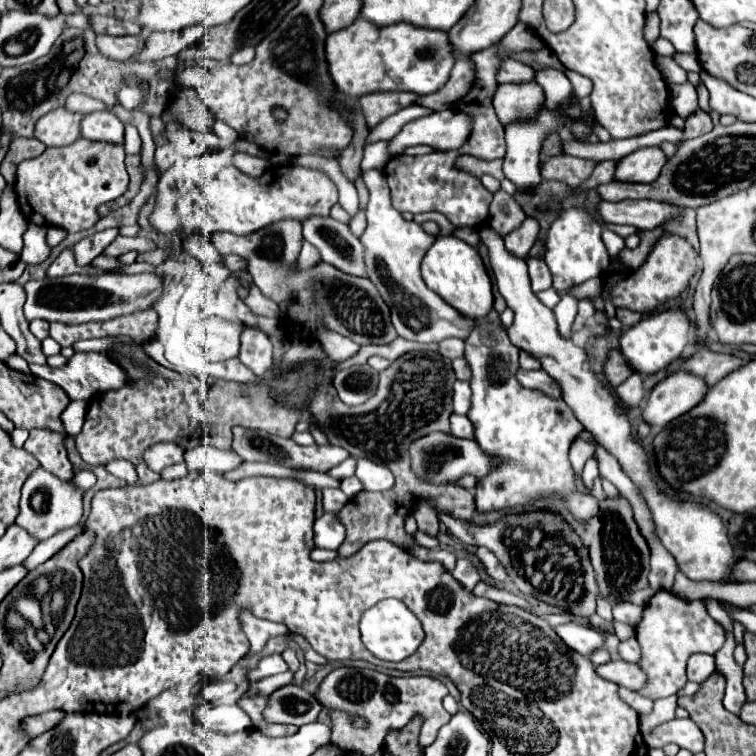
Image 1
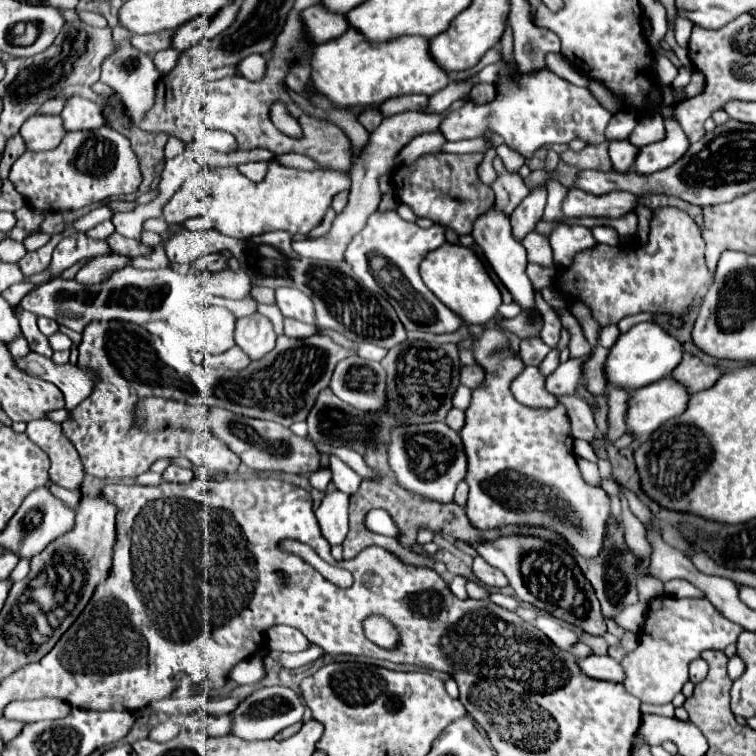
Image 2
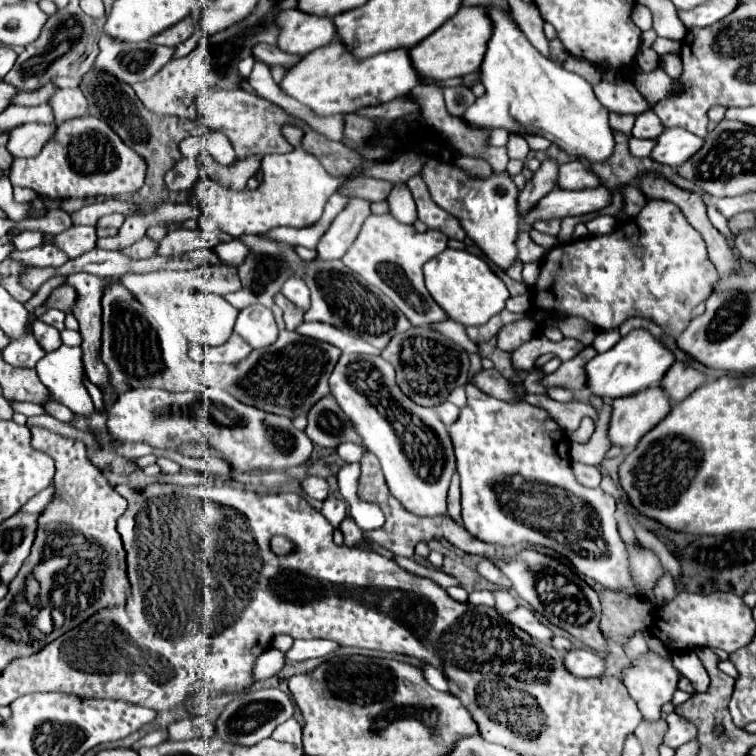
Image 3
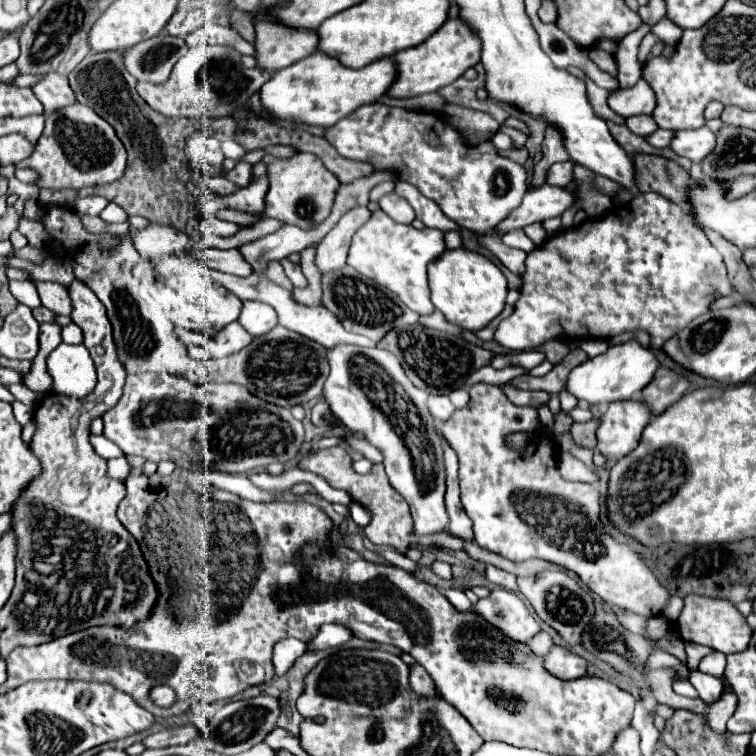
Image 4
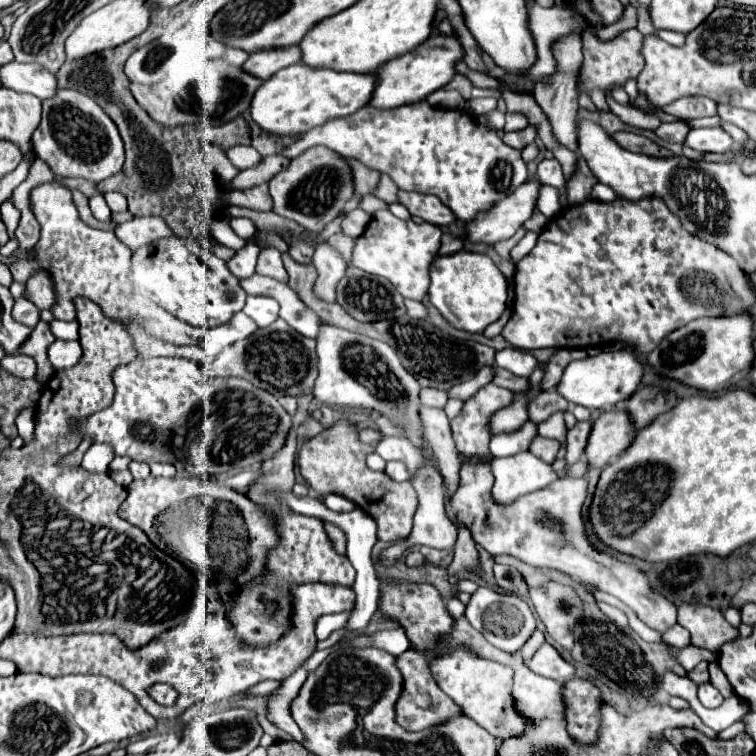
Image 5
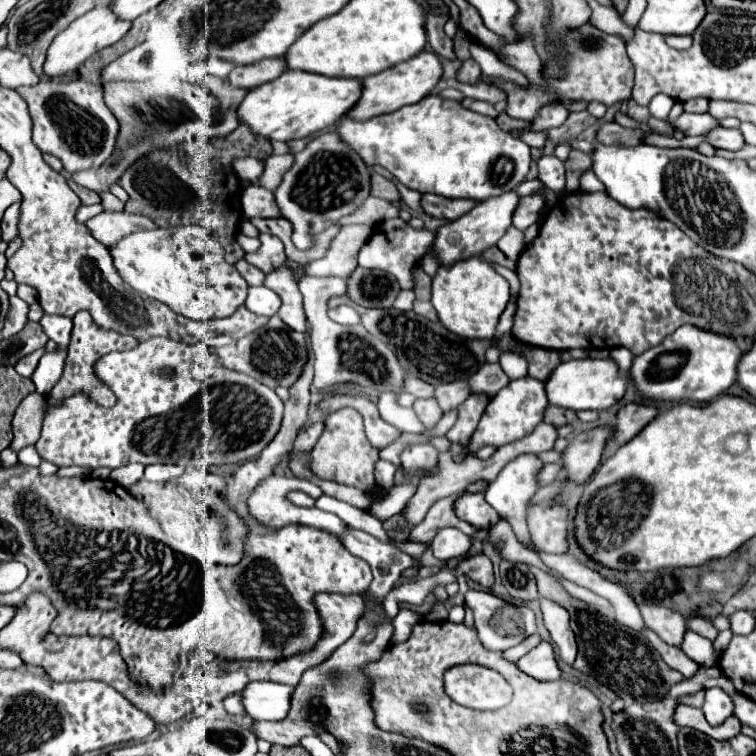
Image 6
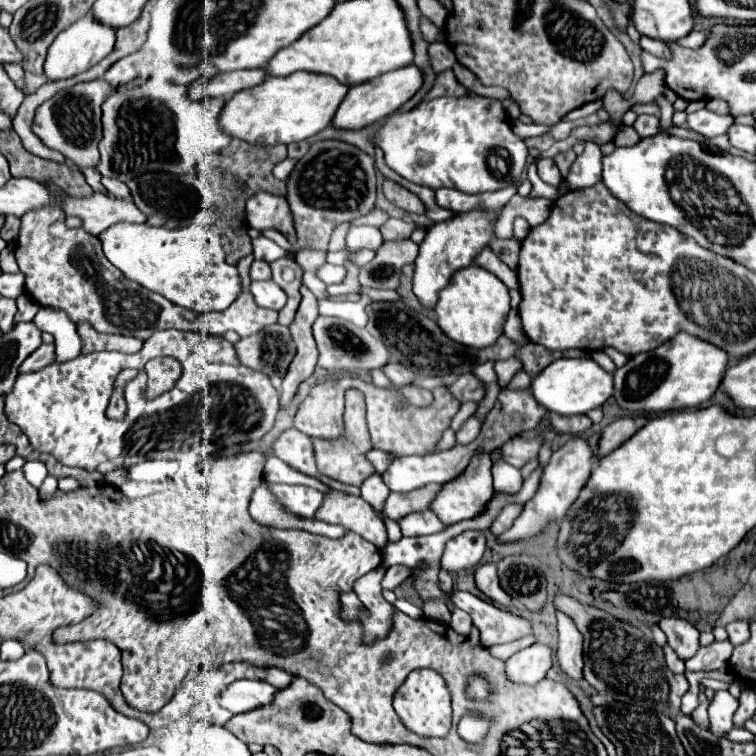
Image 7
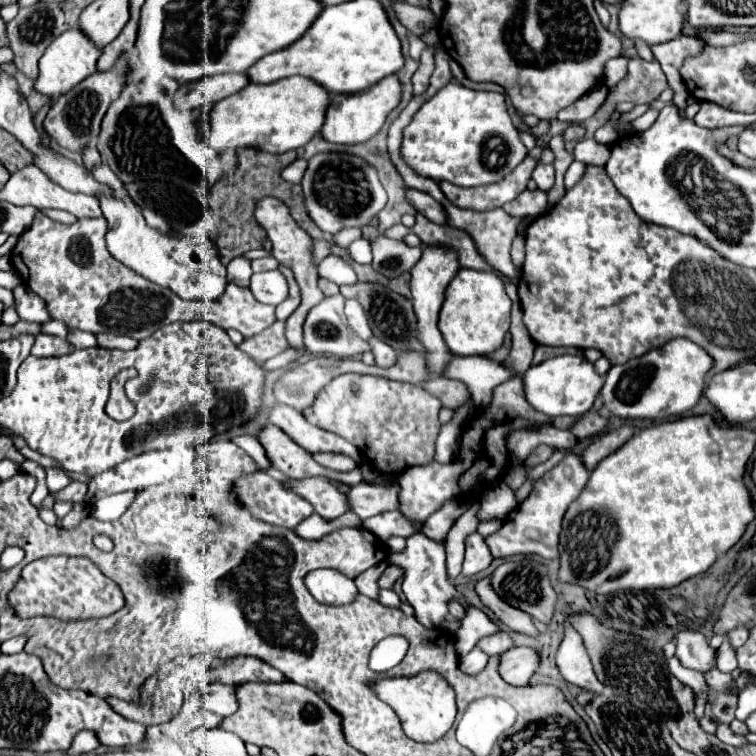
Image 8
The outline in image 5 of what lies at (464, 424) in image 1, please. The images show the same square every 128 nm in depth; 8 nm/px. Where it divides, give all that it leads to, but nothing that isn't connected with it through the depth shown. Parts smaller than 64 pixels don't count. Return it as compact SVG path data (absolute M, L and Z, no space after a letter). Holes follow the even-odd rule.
M426 388L426 390L422 390L422 394L420 394L422 398L422 404L424 406L434 406L434 408L444 408L444 404L448 402L448 394L446 392L442 392L442 390L430 390L430 388Z

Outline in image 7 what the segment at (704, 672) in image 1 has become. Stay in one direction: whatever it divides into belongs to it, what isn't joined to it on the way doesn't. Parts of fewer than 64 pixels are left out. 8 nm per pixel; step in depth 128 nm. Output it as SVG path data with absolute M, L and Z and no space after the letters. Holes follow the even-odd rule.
M728 690L714 692L714 698L708 708L708 716L710 716L710 726L716 734L724 734L732 728L732 716L736 708L738 708L738 700Z

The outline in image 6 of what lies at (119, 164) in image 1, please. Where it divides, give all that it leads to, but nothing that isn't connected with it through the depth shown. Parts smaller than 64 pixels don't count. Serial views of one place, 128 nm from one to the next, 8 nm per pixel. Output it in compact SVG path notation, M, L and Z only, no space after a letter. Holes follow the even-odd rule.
M40 82L32 88L18 88L18 92L24 96L28 102L30 116L34 120L34 132L32 132L32 142L38 146L40 152L52 154L62 160L64 170L74 174L80 170L90 170L90 168L100 168L108 156L112 156L116 148L116 132L120 130L120 124L116 124L116 116L108 110L102 98L102 86L94 86L88 82Z

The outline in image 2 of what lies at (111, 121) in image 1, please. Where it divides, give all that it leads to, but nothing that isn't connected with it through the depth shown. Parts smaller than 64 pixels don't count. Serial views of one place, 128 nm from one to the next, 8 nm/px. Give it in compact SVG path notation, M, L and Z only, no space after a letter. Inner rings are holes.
M72 96L68 104L62 110L62 120L64 128L68 132L78 132L78 130L90 130L90 128L100 128L106 126L102 108L82 96Z

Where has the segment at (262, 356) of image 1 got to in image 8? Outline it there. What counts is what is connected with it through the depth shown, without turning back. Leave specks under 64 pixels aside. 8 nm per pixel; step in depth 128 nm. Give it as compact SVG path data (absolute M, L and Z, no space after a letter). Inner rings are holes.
M276 270L254 274L250 282L250 290L258 302L270 304L270 306L278 306L288 298L288 284L282 272L276 272Z

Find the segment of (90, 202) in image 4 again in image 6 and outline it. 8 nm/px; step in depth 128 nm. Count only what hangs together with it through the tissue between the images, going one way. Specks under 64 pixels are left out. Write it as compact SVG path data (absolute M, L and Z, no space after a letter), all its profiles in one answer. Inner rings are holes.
M94 204L94 206L80 206L80 210L78 210L78 214L76 214L76 220L78 220L78 222L86 222L86 220L94 218L96 214L100 214L102 210L104 210L102 204Z

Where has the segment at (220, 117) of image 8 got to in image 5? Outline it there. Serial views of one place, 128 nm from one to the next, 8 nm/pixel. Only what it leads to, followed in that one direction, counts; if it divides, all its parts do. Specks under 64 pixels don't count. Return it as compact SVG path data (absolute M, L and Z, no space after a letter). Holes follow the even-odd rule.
M298 62L262 82L262 86L256 90L256 96L252 98L250 112L252 120L272 134L304 134L332 118L348 116L366 106L376 86L376 74L346 74L332 68L312 68Z

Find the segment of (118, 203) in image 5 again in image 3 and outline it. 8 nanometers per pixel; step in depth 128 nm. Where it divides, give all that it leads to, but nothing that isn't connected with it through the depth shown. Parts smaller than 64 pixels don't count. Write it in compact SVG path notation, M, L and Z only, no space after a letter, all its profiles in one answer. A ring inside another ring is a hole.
M110 214L110 216L102 216L96 222L96 228L120 228L122 222L124 222L122 214Z

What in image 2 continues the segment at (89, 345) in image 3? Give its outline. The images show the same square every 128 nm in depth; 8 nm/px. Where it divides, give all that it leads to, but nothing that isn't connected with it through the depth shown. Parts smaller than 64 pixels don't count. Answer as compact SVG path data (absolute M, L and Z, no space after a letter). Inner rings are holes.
M110 254L110 256L96 256L92 258L78 274L76 280L84 282L84 284L96 284L96 282L104 282L114 270L120 270L122 266L128 264L126 256L120 254Z

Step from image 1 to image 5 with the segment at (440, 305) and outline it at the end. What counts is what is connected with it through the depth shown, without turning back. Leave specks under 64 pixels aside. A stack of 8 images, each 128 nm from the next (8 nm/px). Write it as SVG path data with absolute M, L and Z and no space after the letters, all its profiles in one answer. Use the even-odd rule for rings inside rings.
M378 210L372 214L372 220L366 226L364 234L356 238L350 264L374 276L386 278L388 282L394 284L394 288L404 298L422 302L424 296L428 294L428 286L430 286L428 268L432 260L438 256L440 238L442 238L442 230L438 226L432 226L428 222L416 224L412 220L404 222L396 218L390 210Z

